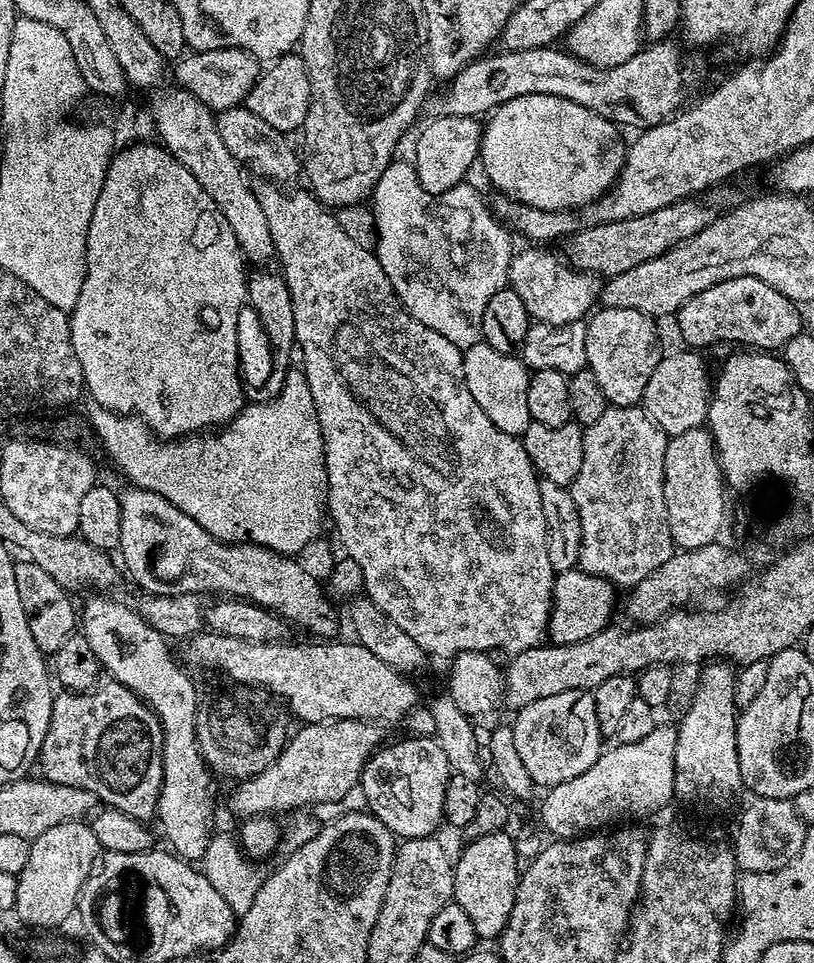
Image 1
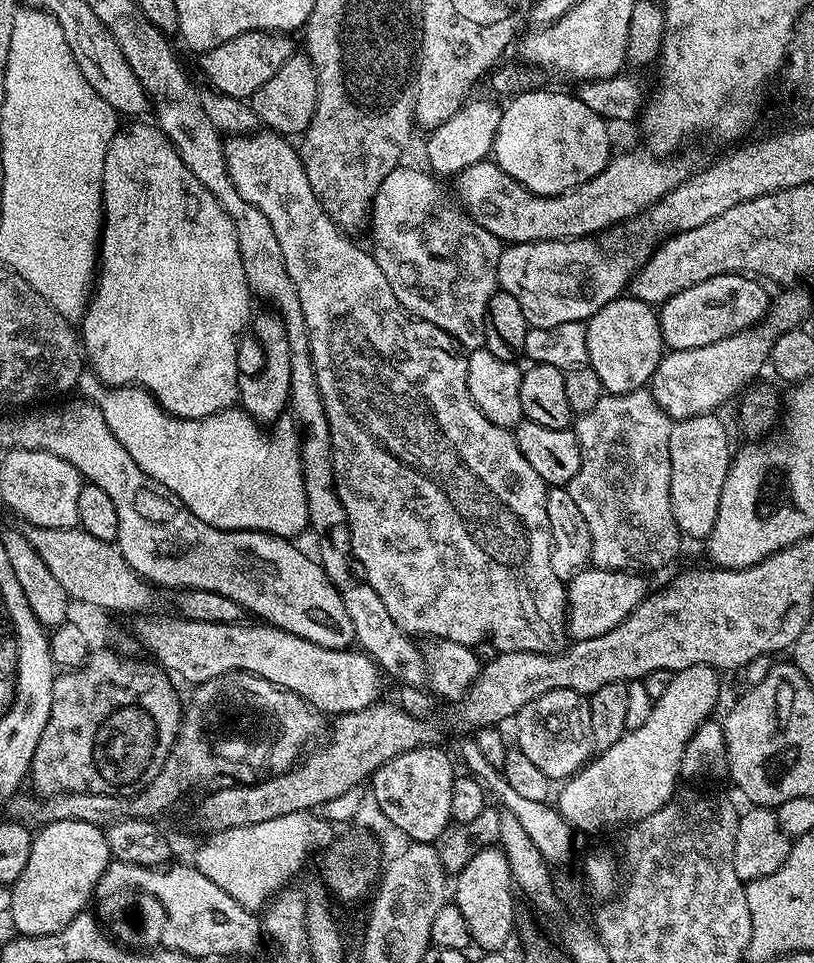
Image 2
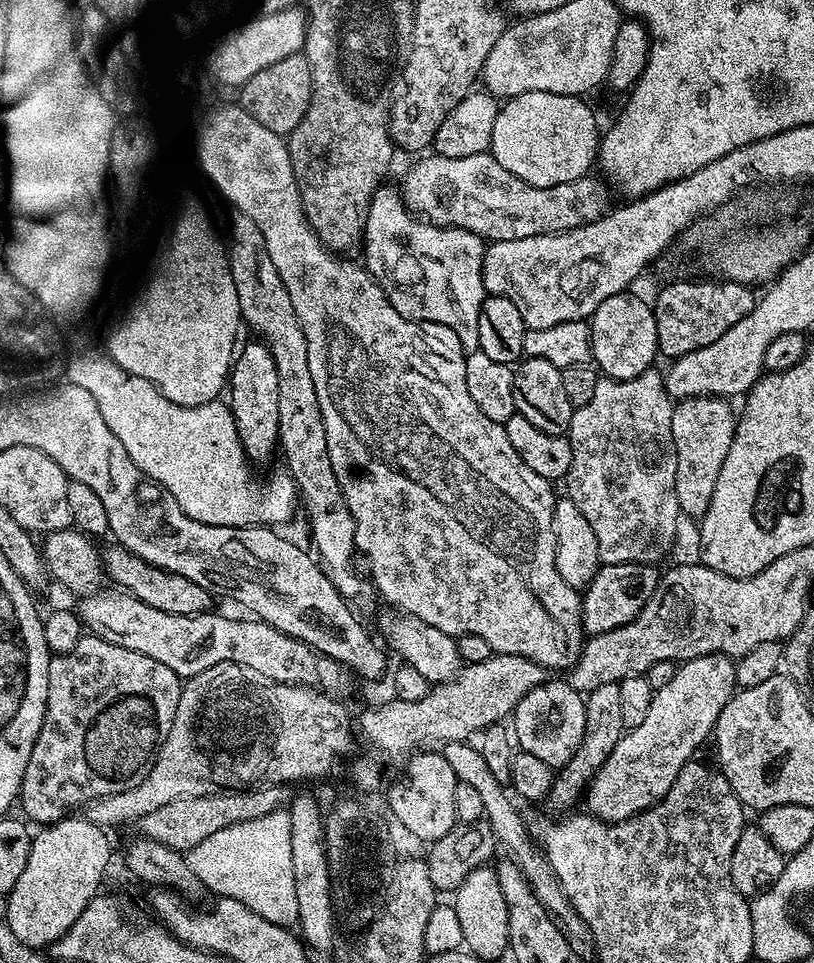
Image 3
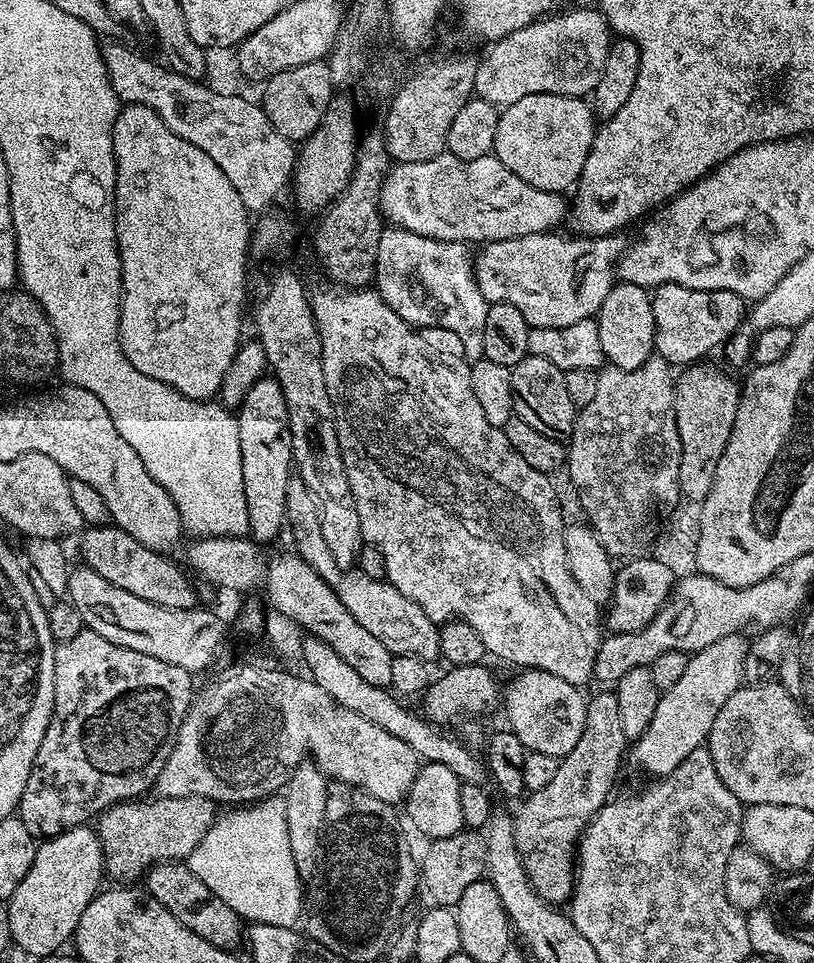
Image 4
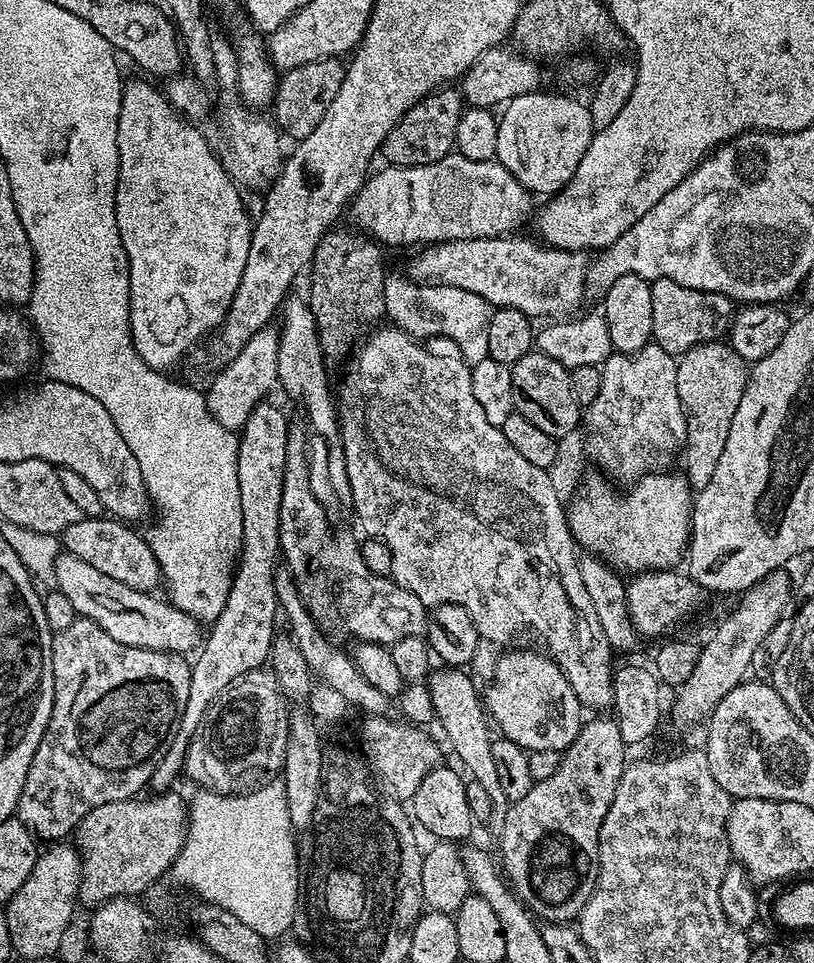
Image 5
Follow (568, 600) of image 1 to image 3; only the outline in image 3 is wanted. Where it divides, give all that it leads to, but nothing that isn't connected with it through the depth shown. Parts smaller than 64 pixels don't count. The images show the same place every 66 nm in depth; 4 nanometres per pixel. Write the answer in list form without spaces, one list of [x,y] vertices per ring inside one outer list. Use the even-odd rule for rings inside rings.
[[[601,563],[588,587],[583,589],[580,601],[580,621],[588,636],[597,636],[630,622],[650,602],[658,586],[661,573],[651,564]]]

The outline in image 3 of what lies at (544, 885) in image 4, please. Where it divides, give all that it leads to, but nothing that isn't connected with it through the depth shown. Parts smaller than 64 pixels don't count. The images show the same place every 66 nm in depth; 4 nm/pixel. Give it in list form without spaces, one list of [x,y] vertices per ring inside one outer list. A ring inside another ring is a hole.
[[[619,684],[598,686],[598,690],[584,696],[586,730],[582,734],[582,742],[578,746],[578,750],[574,750],[570,762],[566,762],[563,768],[555,773],[552,788],[546,797],[546,804],[549,804],[550,807],[568,808],[579,796],[581,799],[585,795],[588,783],[594,778],[594,774],[598,774],[602,762],[606,762],[606,758],[610,758],[610,750],[614,750],[614,746],[618,746],[621,736],[626,731],[622,722],[619,689]]]

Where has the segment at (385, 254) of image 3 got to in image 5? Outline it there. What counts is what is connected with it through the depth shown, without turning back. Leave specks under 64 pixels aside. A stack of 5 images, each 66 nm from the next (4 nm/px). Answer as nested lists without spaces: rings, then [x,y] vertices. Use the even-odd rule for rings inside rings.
[[[389,275],[384,281],[384,310],[387,319],[395,327],[413,338],[444,336],[454,341],[470,366],[489,359],[488,327],[491,324],[493,309],[478,294],[470,294],[461,288],[441,284],[414,286],[407,275]]]

